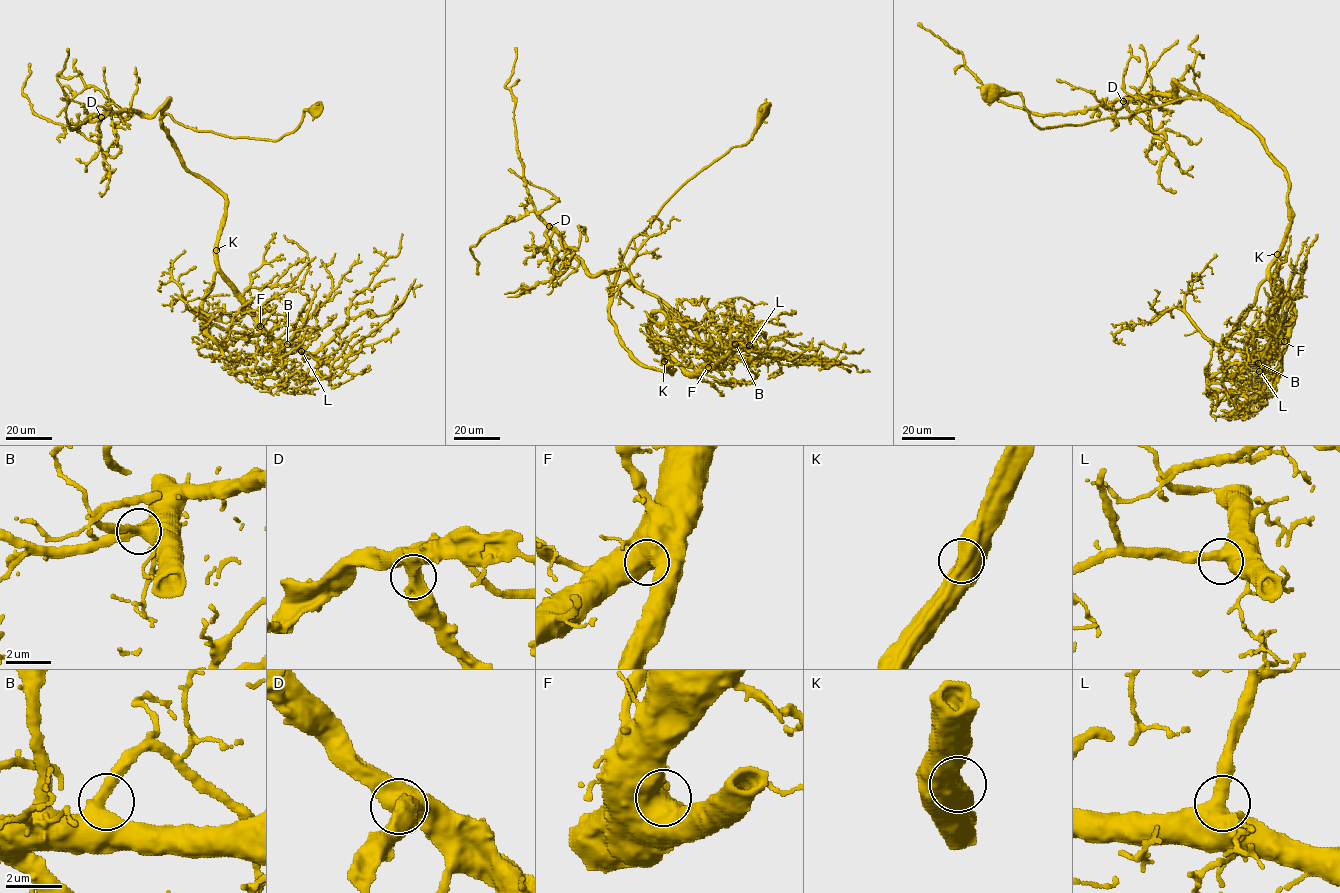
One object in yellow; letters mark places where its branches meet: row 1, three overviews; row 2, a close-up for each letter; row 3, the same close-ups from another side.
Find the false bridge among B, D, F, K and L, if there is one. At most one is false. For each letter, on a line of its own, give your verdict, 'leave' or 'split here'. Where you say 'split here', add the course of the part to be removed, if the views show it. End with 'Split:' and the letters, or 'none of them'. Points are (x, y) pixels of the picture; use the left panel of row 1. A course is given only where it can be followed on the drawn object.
B: leave
D: leave
F: leave
K: leave
L: leave
Split: none of them

